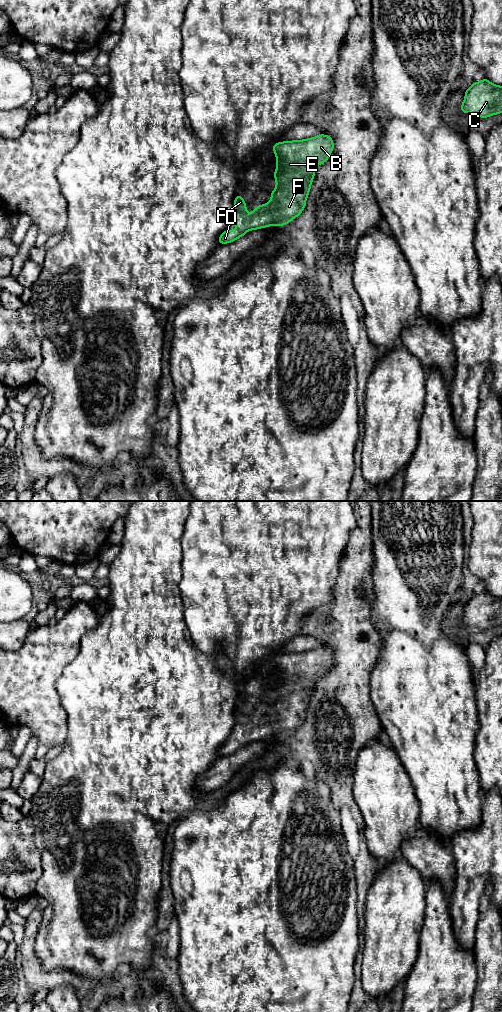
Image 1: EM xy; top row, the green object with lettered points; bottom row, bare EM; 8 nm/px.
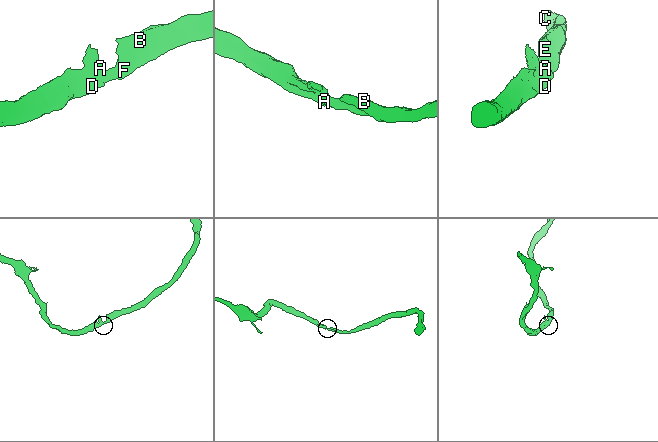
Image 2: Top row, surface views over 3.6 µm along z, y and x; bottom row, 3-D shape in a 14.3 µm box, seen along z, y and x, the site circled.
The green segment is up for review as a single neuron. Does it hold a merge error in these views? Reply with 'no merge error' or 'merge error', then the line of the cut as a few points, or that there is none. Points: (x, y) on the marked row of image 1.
no merge error | no cut

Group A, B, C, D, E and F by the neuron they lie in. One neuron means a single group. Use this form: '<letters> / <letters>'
A B C D E F

